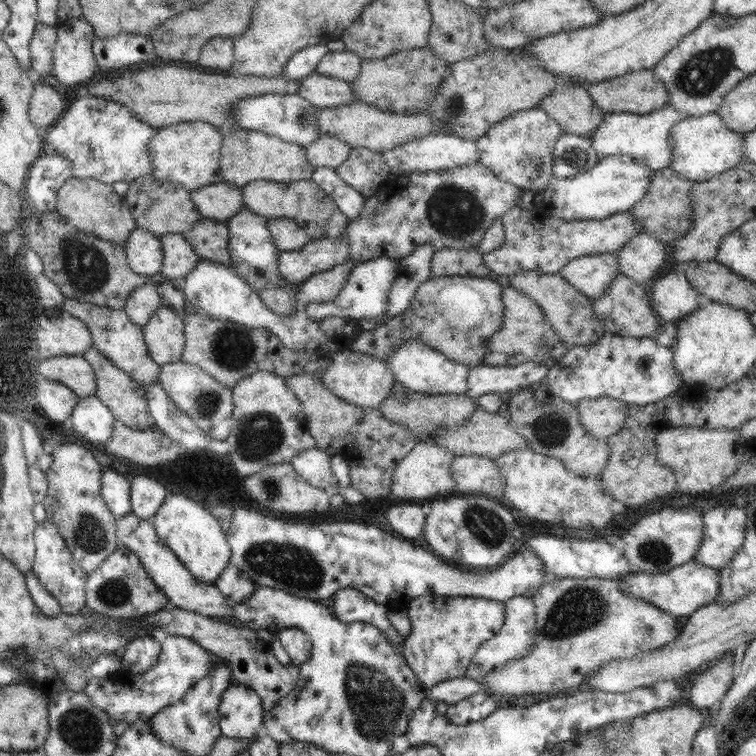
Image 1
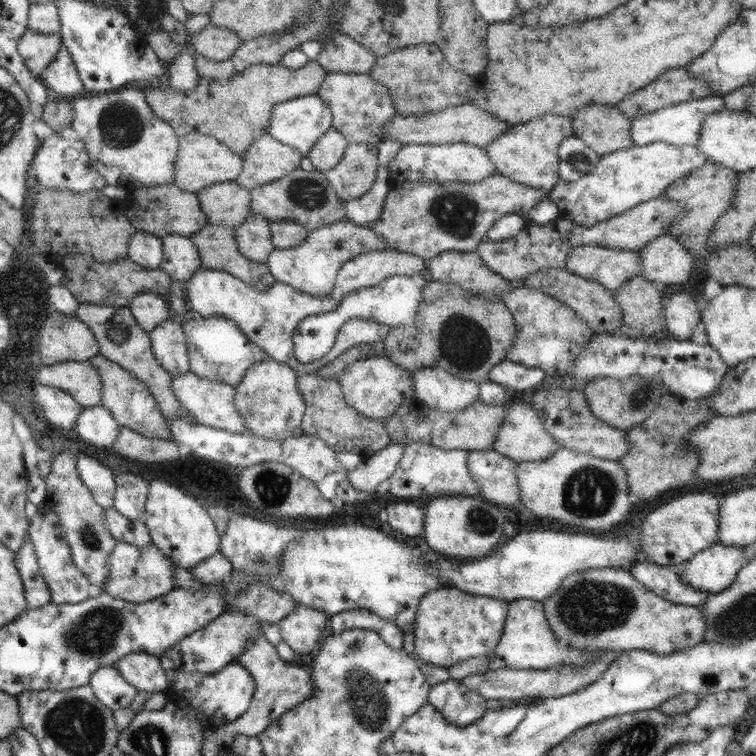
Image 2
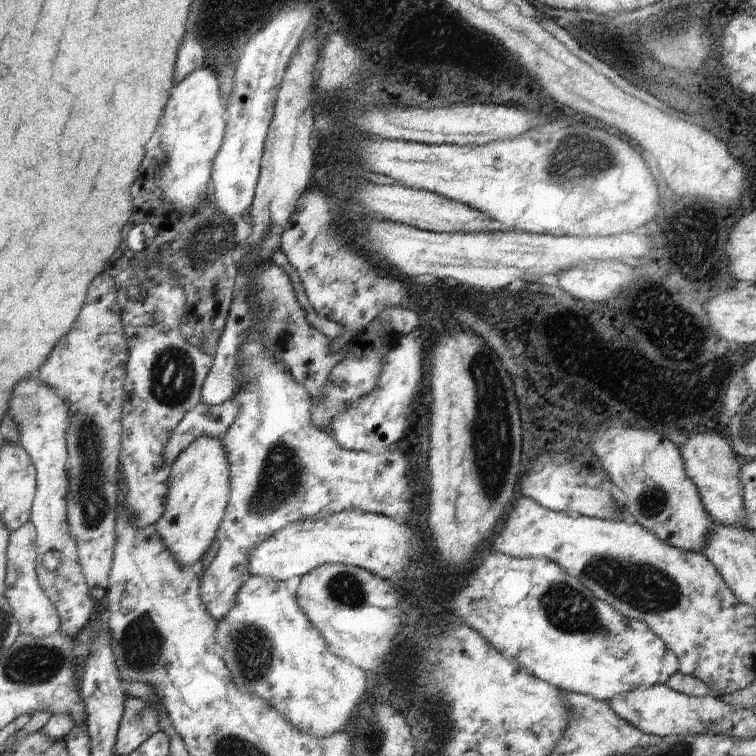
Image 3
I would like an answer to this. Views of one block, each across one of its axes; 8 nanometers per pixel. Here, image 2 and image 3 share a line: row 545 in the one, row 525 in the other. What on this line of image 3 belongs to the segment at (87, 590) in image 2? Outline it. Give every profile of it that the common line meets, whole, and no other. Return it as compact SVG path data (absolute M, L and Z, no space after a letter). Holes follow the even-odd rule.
M37 377L22 380L14 386L14 400L10 402L10 417L18 424L20 444L32 458L37 472L37 489L32 503L30 522L37 536L38 562L36 574L40 588L54 604L64 636L76 636L96 614L94 602L78 562L78 550L68 526L66 495L68 494L68 460L66 431L70 424L66 400L56 390ZM57 556L58 564L46 568L40 558Z

